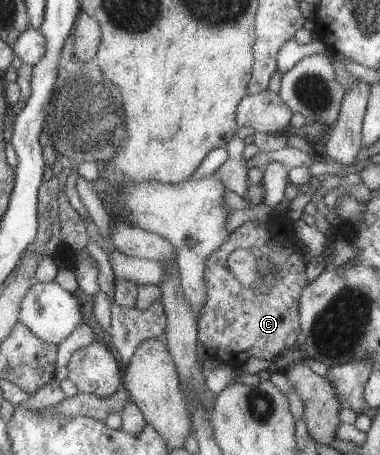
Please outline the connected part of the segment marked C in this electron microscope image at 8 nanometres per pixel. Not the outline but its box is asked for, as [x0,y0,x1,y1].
[197,221,309,363]

